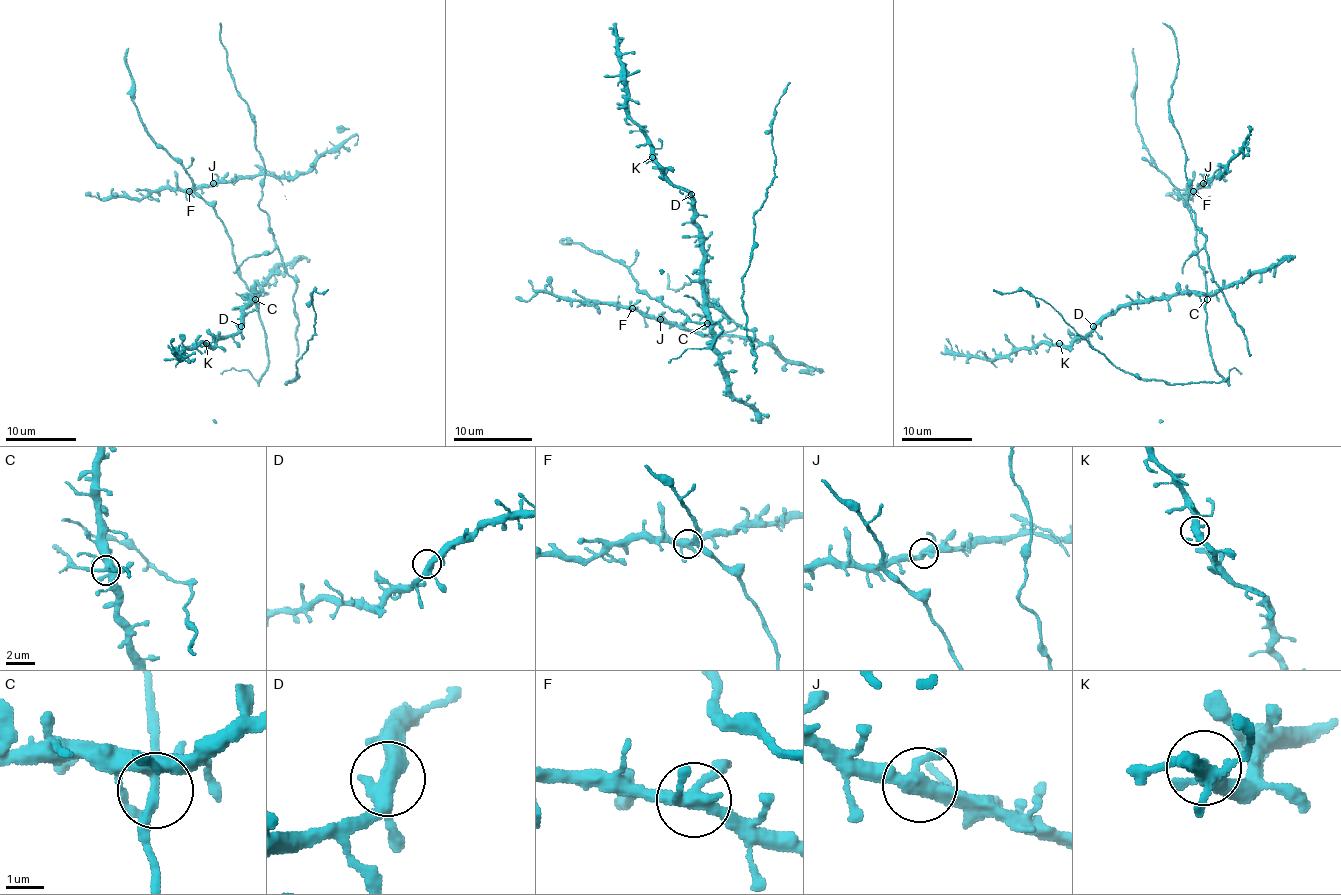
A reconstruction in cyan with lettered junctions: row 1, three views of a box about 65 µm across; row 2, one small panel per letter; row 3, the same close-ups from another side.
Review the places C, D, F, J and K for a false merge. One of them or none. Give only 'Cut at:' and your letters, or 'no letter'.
Cut at: no letter

